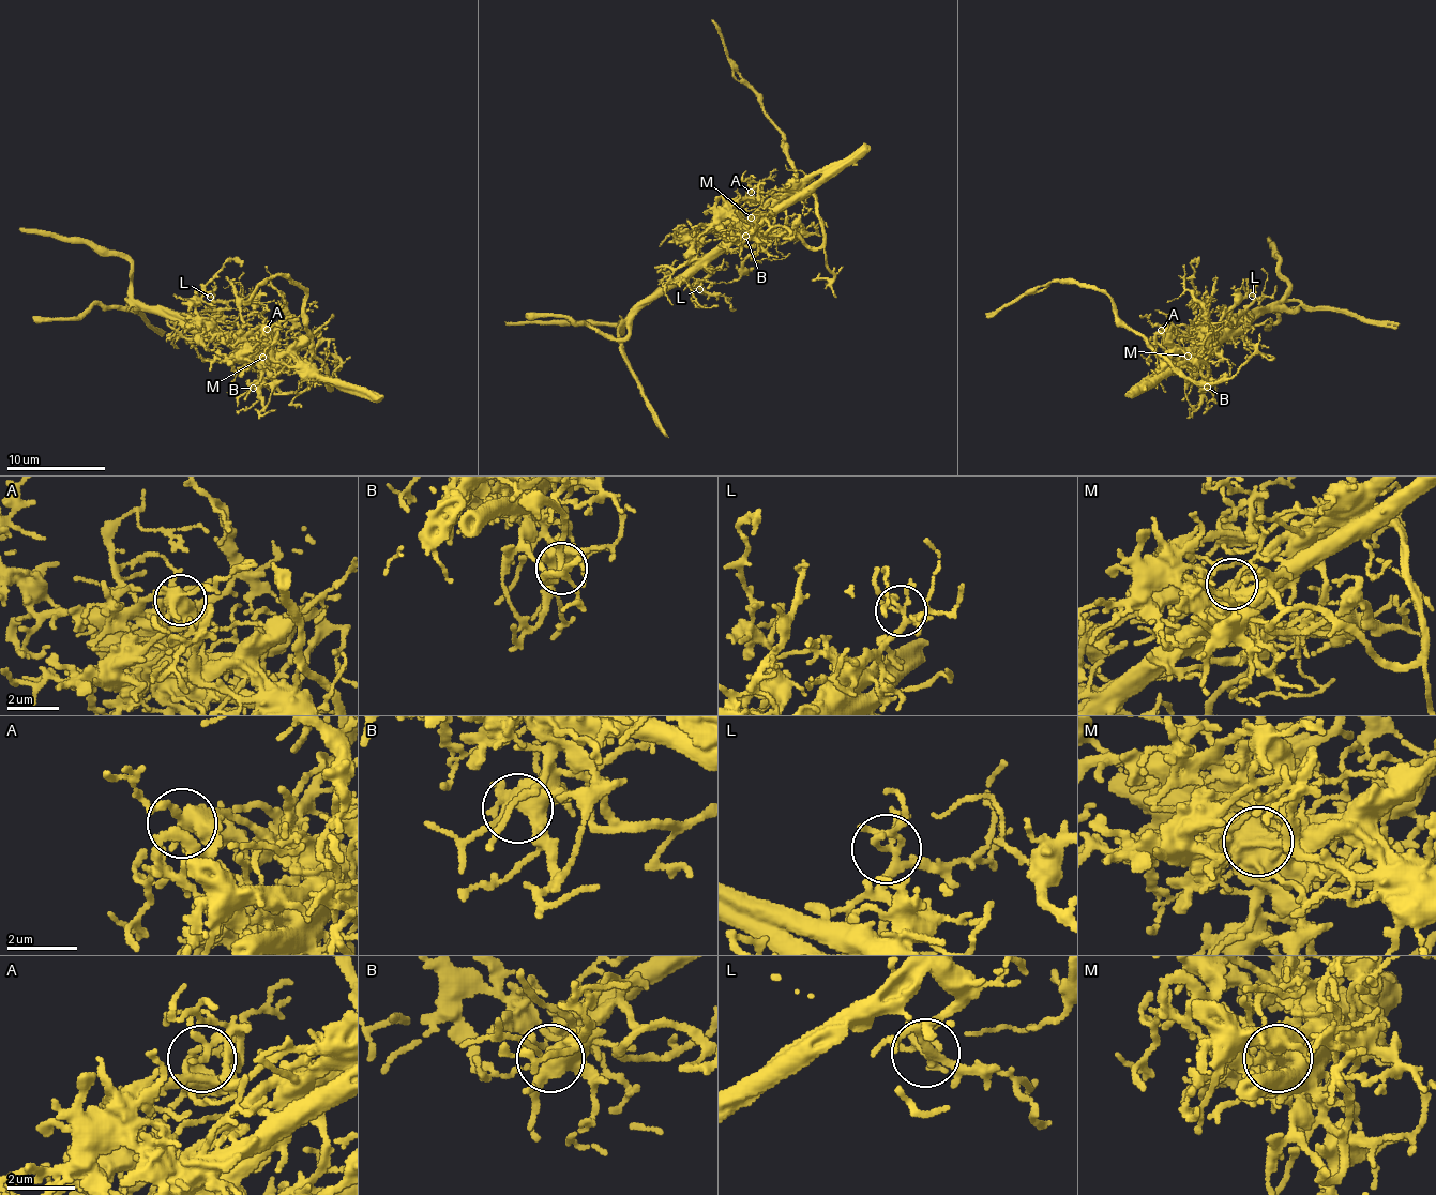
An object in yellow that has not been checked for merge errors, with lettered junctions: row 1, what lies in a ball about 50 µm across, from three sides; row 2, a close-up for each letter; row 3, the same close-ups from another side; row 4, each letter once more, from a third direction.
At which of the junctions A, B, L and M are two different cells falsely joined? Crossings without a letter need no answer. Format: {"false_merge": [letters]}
{"false_merge": ["L", "M"]}

